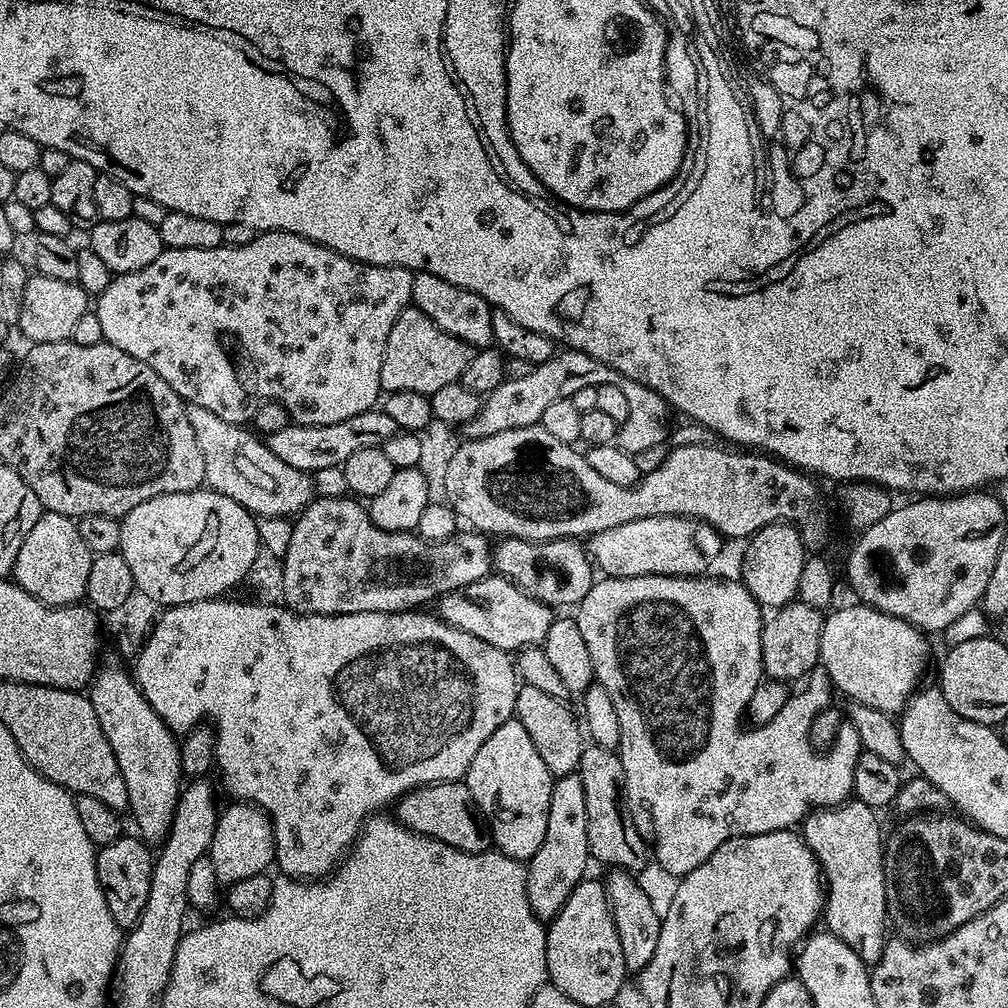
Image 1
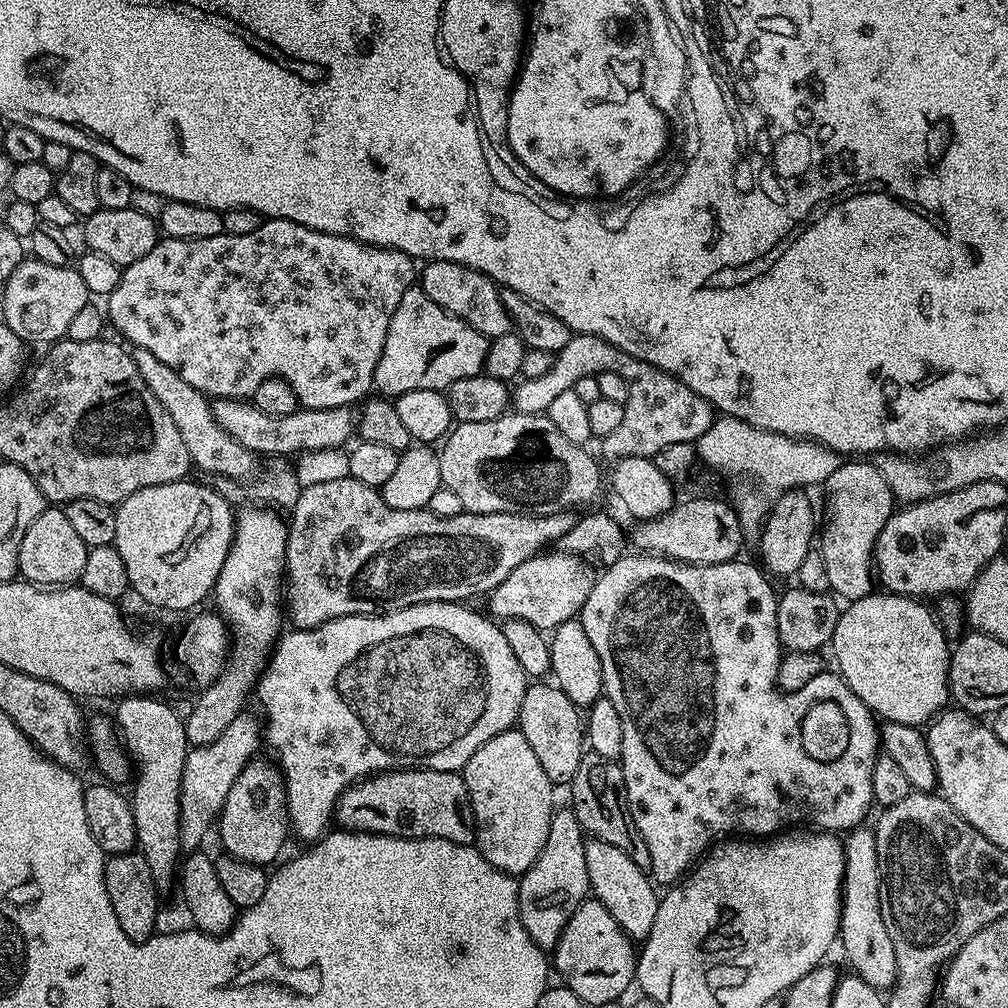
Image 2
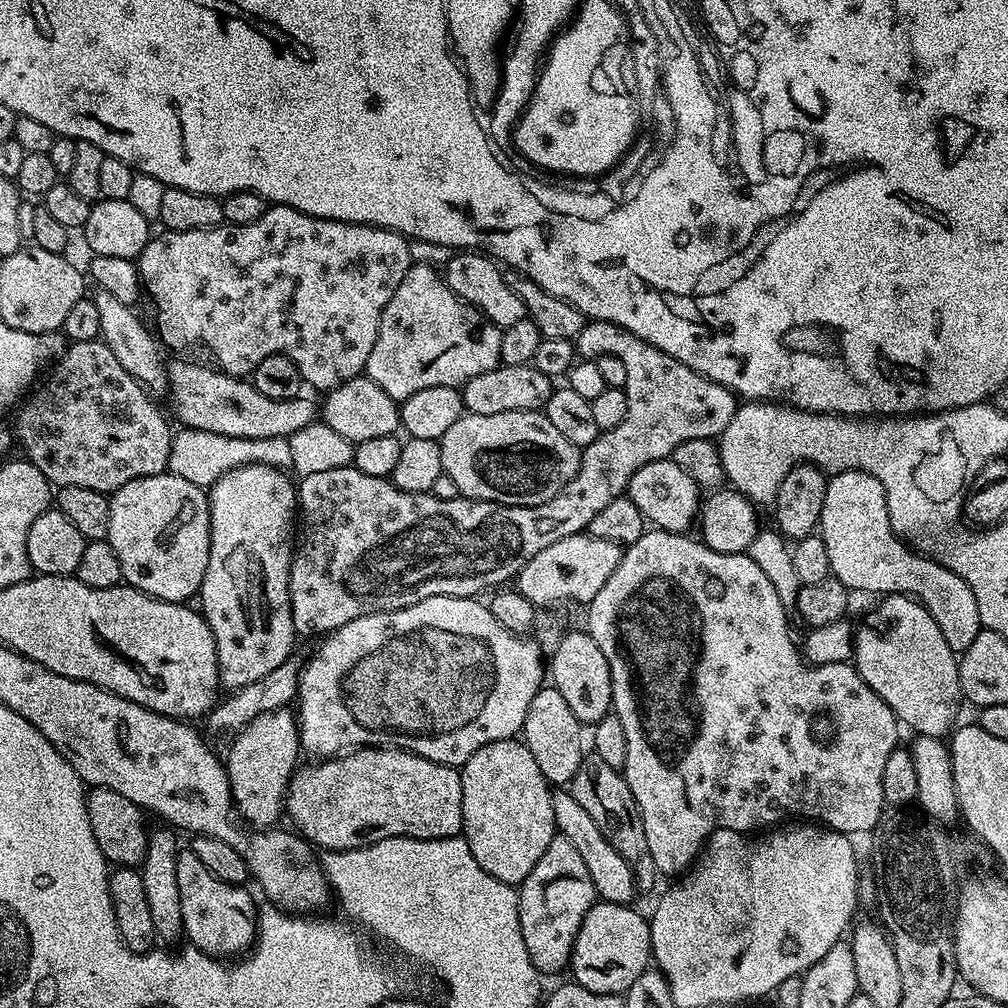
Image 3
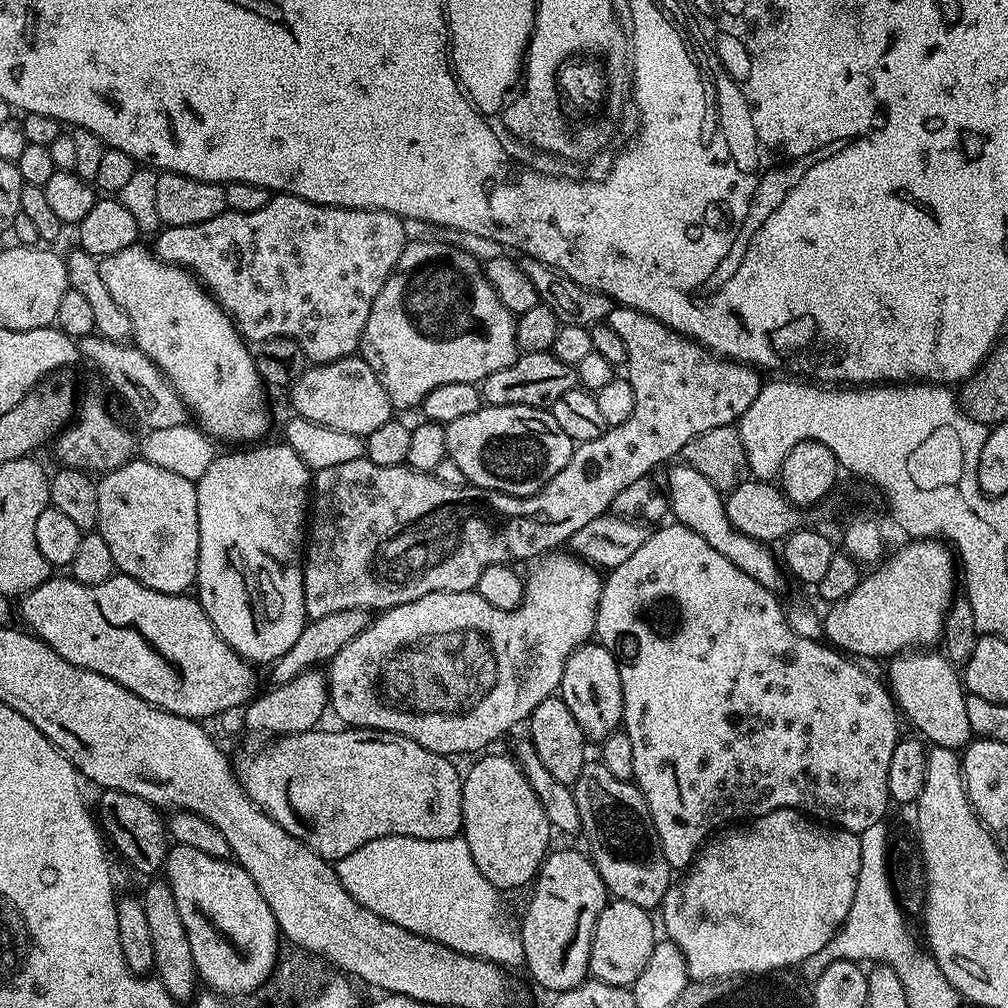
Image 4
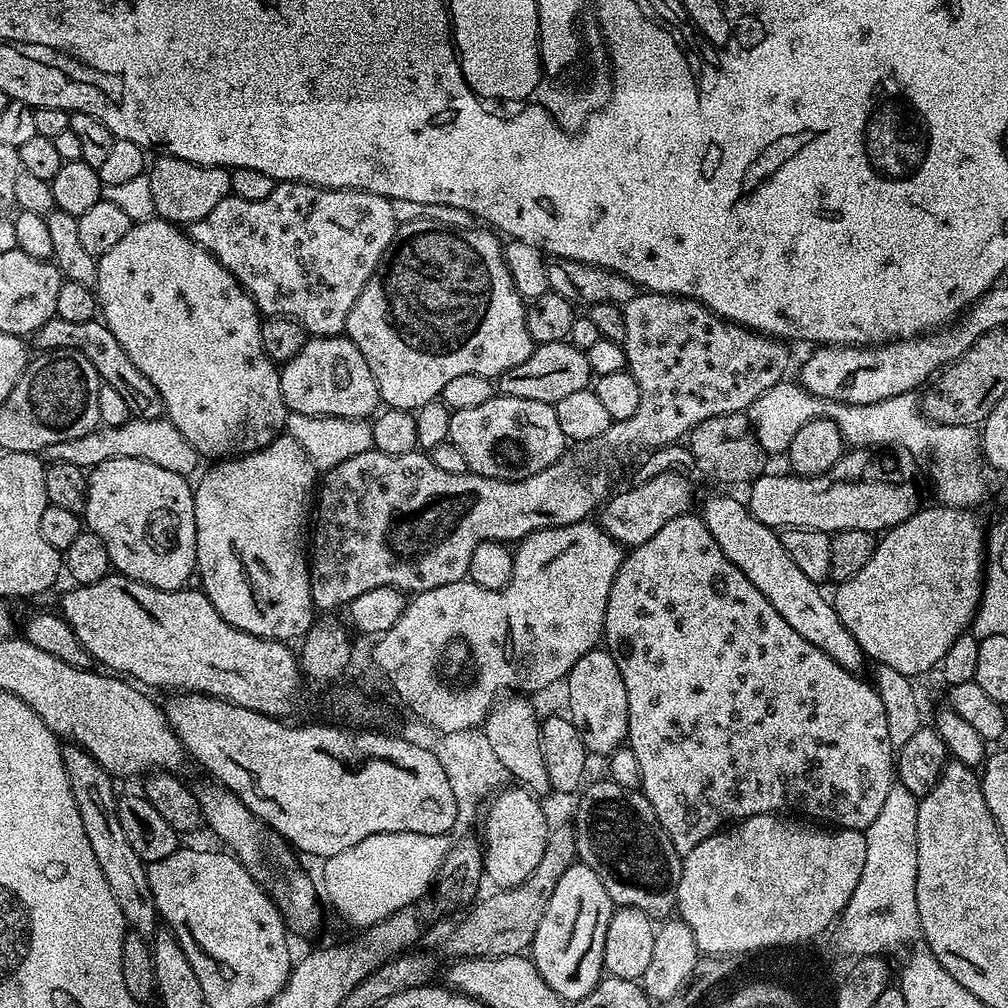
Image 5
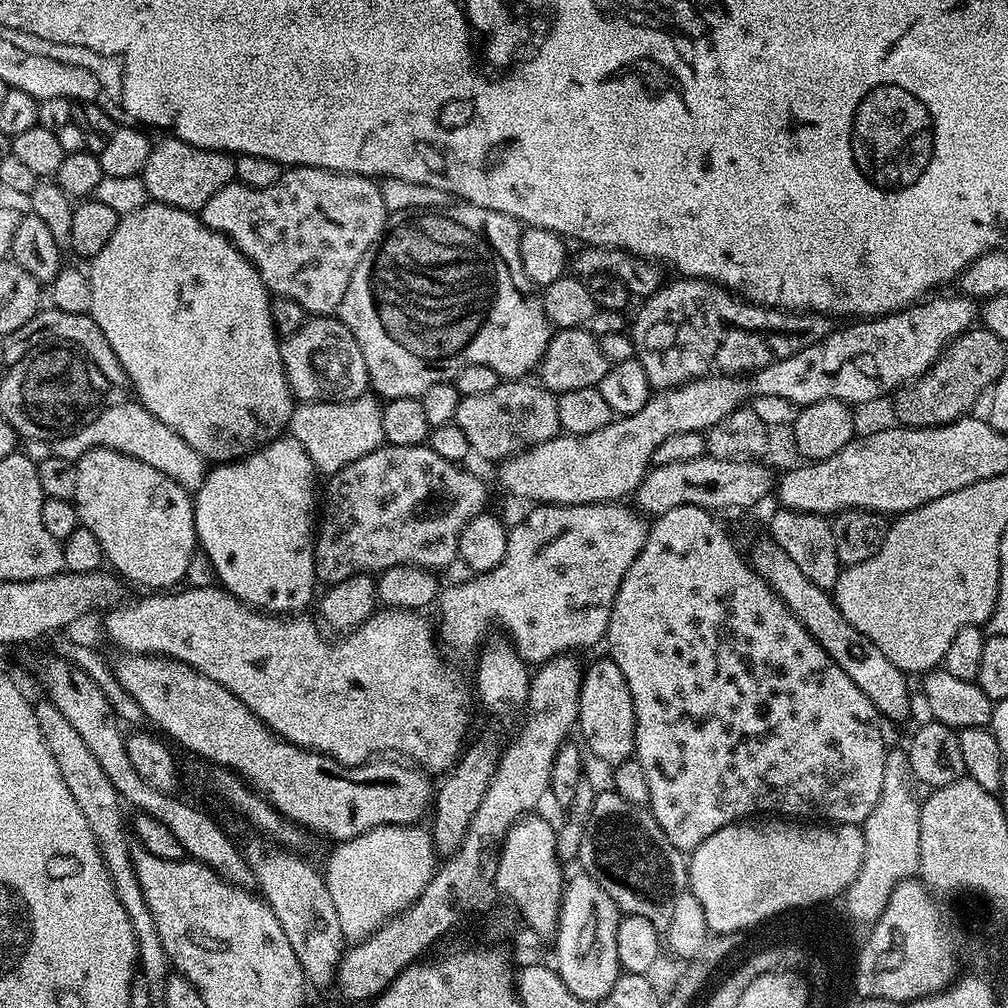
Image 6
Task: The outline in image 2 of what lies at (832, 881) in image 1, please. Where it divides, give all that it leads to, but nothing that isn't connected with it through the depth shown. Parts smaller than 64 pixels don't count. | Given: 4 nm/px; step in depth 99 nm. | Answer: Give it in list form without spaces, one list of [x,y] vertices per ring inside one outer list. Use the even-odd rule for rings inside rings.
[[[868,826],[851,829],[843,841],[843,846],[844,886],[838,940],[841,945],[844,943],[844,956],[848,959],[848,964],[852,967],[849,969],[854,975],[877,990],[888,990],[896,983],[896,959],[890,934],[886,934],[886,922],[882,922],[875,831]]]

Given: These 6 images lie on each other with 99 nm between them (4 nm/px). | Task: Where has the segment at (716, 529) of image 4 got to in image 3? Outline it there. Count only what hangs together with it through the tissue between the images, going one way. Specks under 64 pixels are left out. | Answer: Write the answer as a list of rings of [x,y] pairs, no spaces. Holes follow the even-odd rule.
[[[672,458],[655,460],[639,468],[630,478],[626,495],[638,506],[645,521],[661,532],[687,533],[688,527],[697,523],[702,503],[702,488],[694,478],[675,464]]]

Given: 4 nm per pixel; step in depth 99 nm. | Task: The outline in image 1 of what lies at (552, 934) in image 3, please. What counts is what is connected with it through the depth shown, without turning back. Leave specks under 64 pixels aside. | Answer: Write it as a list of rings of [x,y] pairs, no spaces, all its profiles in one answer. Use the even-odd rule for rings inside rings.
[[[579,775],[561,776],[553,783],[550,814],[546,818],[546,838],[538,846],[538,854],[527,861],[528,897],[530,906],[541,922],[551,922],[562,910],[566,898],[585,879],[590,865],[586,834],[586,794],[582,792]]]

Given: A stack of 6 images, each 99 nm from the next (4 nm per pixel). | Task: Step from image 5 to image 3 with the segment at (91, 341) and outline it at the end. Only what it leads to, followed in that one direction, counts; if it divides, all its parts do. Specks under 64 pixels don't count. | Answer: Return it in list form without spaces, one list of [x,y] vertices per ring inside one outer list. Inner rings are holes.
[[[176,358],[166,368],[166,384],[172,388],[172,408],[181,425],[222,434],[229,441],[276,440],[293,436],[302,426],[313,423],[312,404],[304,394],[289,400],[266,398],[247,379],[227,376],[215,367],[187,364],[187,359]]]

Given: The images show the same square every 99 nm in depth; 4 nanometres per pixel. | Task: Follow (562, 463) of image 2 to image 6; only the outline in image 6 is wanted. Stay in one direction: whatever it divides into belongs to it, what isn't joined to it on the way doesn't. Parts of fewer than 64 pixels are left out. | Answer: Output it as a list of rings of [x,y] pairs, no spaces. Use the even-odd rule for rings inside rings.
[[[524,378],[504,380],[487,394],[461,396],[454,422],[466,434],[466,442],[477,457],[493,462],[507,460],[525,448],[552,440],[561,431],[556,396],[539,383],[528,382]]]

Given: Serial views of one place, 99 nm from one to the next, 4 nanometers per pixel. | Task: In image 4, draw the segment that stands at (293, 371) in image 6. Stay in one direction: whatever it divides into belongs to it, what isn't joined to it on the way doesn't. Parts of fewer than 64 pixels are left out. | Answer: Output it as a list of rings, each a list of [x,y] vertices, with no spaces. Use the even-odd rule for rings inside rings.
[[[353,354],[335,360],[329,364],[312,364],[304,369],[302,375],[297,378],[290,389],[292,395],[292,412],[295,415],[306,418],[310,422],[318,422],[318,426],[330,426],[334,430],[346,430],[346,434],[354,434],[361,438],[367,438],[371,432],[378,430],[378,426],[386,426],[388,420],[393,419],[394,409],[382,382],[378,382],[378,374],[370,370],[370,366],[364,361],[363,356]]]

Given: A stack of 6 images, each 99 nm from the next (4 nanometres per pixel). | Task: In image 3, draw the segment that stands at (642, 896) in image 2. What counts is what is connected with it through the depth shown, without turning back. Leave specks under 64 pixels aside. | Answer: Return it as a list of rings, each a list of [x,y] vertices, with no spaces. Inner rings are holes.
[[[556,790],[552,794],[552,805],[554,806],[554,822],[557,833],[566,838],[570,838],[570,843],[578,850],[578,855],[582,857],[582,862],[586,862],[586,870],[590,870],[590,882],[596,887],[597,897],[606,904],[627,904],[631,905],[632,895],[638,892],[636,887],[636,873],[632,865],[626,862],[614,850],[614,846],[598,830],[594,818],[586,814],[586,810],[578,803],[578,798],[574,798],[571,791]]]

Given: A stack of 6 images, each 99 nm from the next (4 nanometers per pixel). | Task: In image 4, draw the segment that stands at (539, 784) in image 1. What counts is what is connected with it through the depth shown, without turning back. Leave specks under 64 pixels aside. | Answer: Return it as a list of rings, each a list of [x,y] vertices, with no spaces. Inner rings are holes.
[[[481,755],[476,765],[462,776],[462,835],[474,854],[474,866],[498,889],[531,885],[550,851],[550,825],[538,794],[511,755]]]

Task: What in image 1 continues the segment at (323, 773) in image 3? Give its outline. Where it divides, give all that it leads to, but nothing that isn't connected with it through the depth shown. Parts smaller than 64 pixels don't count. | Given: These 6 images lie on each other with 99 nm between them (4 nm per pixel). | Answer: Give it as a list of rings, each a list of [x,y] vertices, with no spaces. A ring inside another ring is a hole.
[[[451,780],[415,788],[413,792],[407,792],[396,801],[394,811],[395,819],[405,824],[409,832],[441,840],[446,842],[446,846],[454,846],[463,852],[489,851],[490,837],[482,827],[481,817],[476,803],[472,801],[467,783]]]

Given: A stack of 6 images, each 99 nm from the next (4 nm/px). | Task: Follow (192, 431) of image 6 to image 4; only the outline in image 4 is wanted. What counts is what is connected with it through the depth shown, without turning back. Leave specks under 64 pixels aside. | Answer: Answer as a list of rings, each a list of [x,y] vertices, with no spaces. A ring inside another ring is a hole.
[[[134,243],[126,250],[118,250],[118,254],[102,256],[98,260],[106,290],[110,290],[114,302],[118,302],[118,306],[126,310],[126,318],[130,318],[131,343],[162,370],[195,423],[213,441],[229,440],[232,446],[263,441],[268,432],[268,404],[264,401],[265,389],[252,357],[252,348],[236,329],[236,323],[229,318],[224,307],[193,273],[179,264],[159,260],[151,247],[143,248],[142,244]]]

